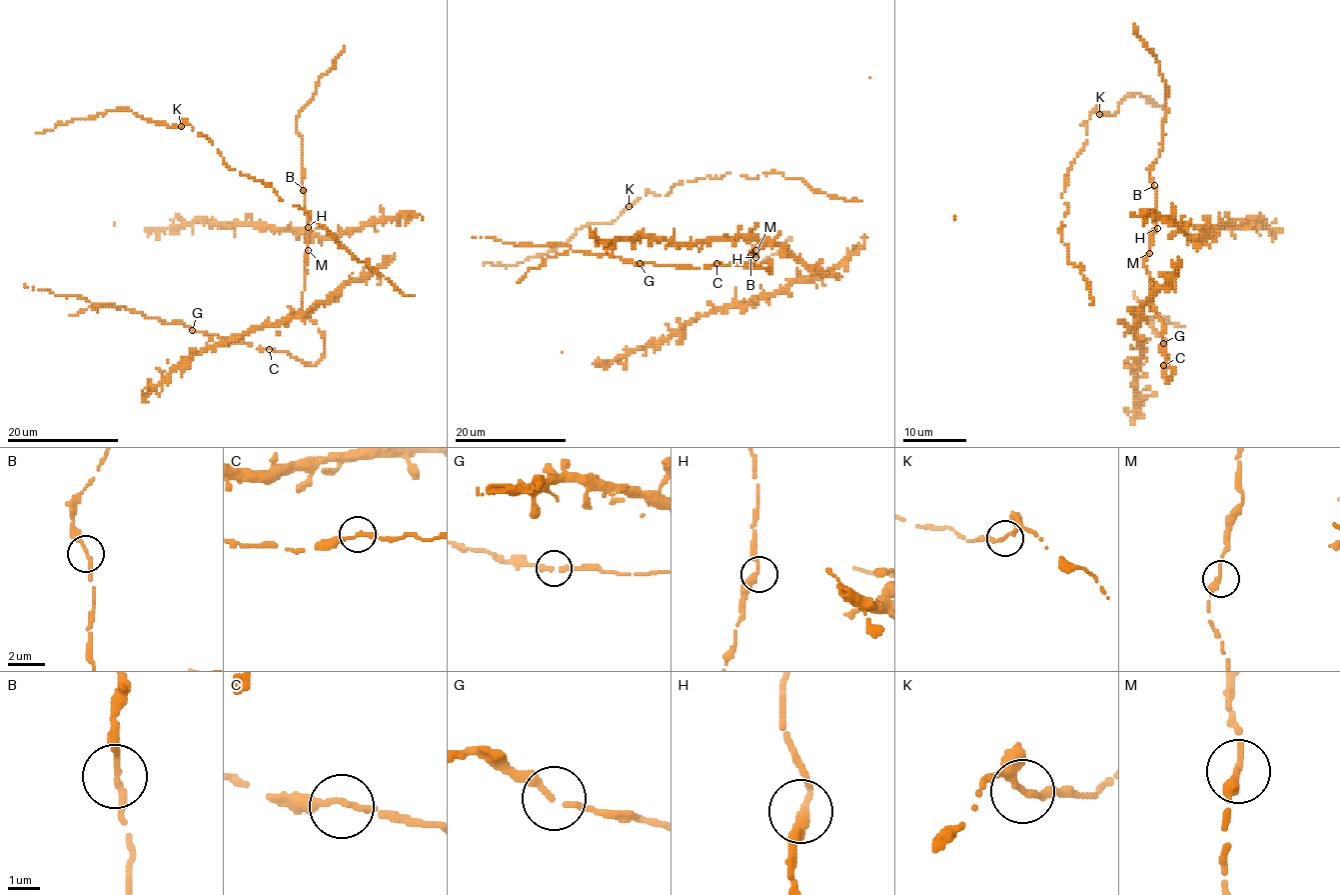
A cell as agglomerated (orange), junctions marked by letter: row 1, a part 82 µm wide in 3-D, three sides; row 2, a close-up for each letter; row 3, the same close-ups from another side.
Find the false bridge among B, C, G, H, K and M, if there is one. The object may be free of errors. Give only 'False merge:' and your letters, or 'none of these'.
False merge: none of these

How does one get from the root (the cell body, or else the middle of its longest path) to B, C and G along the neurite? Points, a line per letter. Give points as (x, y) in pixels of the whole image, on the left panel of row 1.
B: (308, 250), (310, 222), (303, 190)
C: (308, 250), (301, 300), (304, 314), (317, 324), (324, 339), (324, 358), (310, 365), (286, 352), (269, 349)
G: (308, 250), (301, 300), (304, 314), (317, 324), (324, 339), (321, 360), (310, 365), (286, 352), (192, 330)

